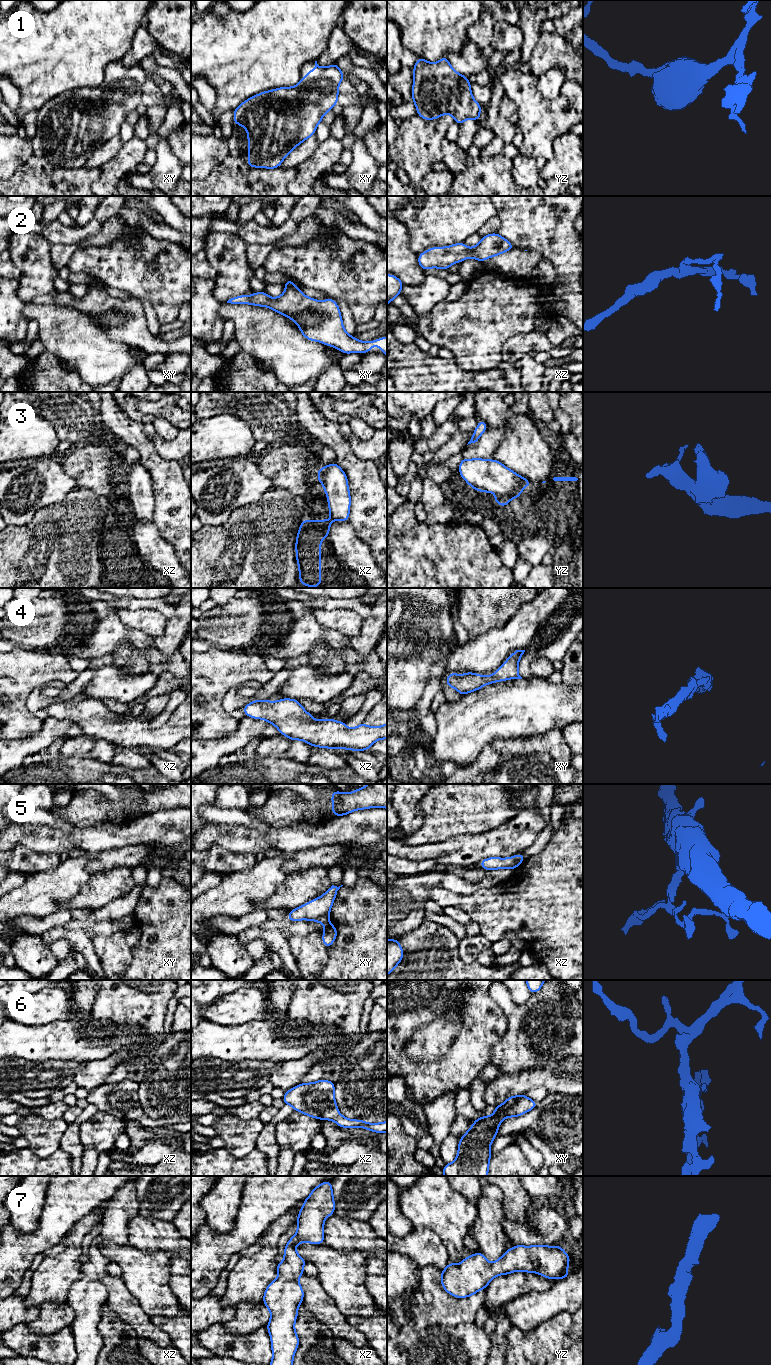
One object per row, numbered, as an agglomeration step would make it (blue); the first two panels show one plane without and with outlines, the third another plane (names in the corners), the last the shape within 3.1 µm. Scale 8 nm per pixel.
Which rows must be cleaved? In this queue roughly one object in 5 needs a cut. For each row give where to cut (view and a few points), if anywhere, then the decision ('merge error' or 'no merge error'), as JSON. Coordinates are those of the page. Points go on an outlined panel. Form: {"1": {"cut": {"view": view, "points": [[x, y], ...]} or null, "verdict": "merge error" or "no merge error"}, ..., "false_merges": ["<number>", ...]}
{"1": {"cut": null, "verdict": "no merge error"}, "2": {"cut": null, "verdict": "no merge error"}, "3": {"cut": null, "verdict": "no merge error"}, "4": {"cut": null, "verdict": "no merge error"}, "5": {"cut": {"view": "xy", "points": [[328, 914], [321, 915], [316, 920]]}, "verdict": "merge error"}, "6": {"cut": null, "verdict": "no merge error"}, "7": {"cut": null, "verdict": "no merge error"}, "false_merges": ["5"]}

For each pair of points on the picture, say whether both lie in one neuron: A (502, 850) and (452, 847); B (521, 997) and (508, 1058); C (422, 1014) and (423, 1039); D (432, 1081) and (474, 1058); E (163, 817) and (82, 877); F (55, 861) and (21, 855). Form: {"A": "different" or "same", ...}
{"A": "same", "B": "different", "C": "different", "D": "same", "E": "different", "F": "same"}

